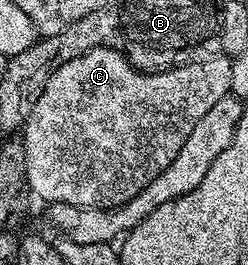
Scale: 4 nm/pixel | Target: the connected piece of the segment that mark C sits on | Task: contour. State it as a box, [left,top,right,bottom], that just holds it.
[22,46,232,208]

